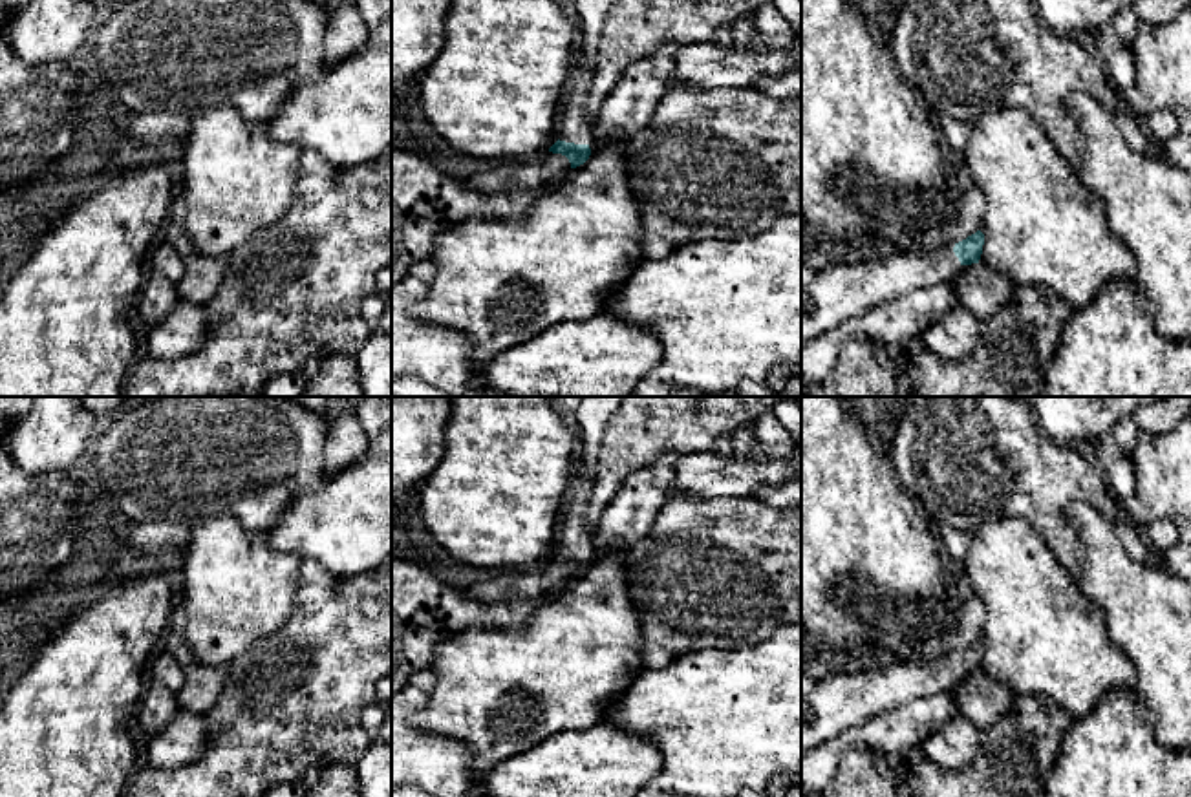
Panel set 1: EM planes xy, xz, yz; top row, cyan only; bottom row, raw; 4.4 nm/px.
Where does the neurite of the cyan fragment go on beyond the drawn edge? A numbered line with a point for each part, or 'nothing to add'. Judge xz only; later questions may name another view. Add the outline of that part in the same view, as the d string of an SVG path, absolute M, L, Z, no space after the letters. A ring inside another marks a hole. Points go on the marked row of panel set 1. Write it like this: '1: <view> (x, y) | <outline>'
1: xz (575, 127) | M578 49L573 73L563 91L560 106L558 139L574 144L591 144L595 128L587 119L587 93L591 90L595 68Z

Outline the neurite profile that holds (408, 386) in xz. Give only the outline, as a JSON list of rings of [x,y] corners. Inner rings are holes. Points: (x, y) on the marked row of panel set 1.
[[[402,377],[392,380],[392,397],[452,397],[452,395],[417,377]]]

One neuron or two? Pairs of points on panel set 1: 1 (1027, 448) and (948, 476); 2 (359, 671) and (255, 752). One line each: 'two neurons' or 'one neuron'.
1: one neuron
2: one neuron

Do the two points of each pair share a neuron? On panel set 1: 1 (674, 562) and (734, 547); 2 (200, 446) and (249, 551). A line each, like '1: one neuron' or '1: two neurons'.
1: one neuron
2: two neurons

